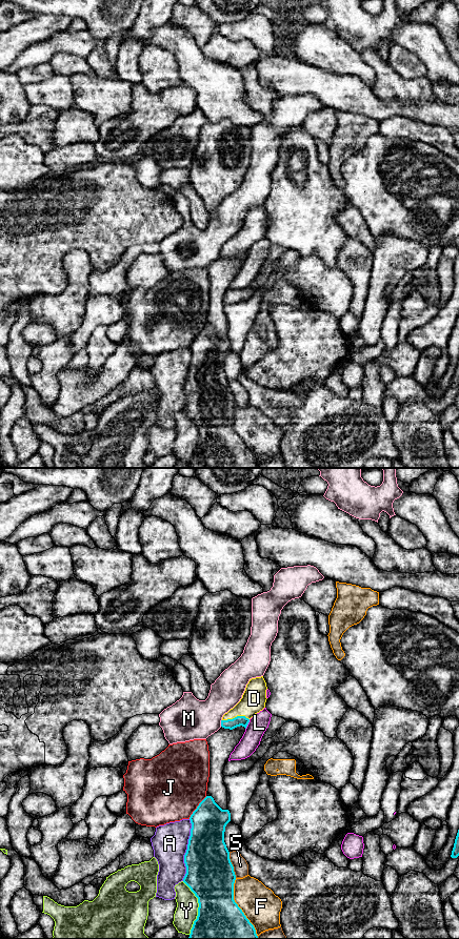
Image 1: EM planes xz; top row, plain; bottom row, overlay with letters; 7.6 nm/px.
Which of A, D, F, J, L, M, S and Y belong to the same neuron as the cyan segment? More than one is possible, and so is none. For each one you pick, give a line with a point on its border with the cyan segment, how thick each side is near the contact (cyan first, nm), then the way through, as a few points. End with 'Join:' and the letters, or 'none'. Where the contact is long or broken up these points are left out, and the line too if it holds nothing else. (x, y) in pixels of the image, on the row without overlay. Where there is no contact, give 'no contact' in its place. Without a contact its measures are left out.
D: meets cyan in xz at (235, 246); 80 nm thick on the cyan side, 190 nm on the other; runs through xz (239, 249), (235, 246), (254, 227)
Join: D

